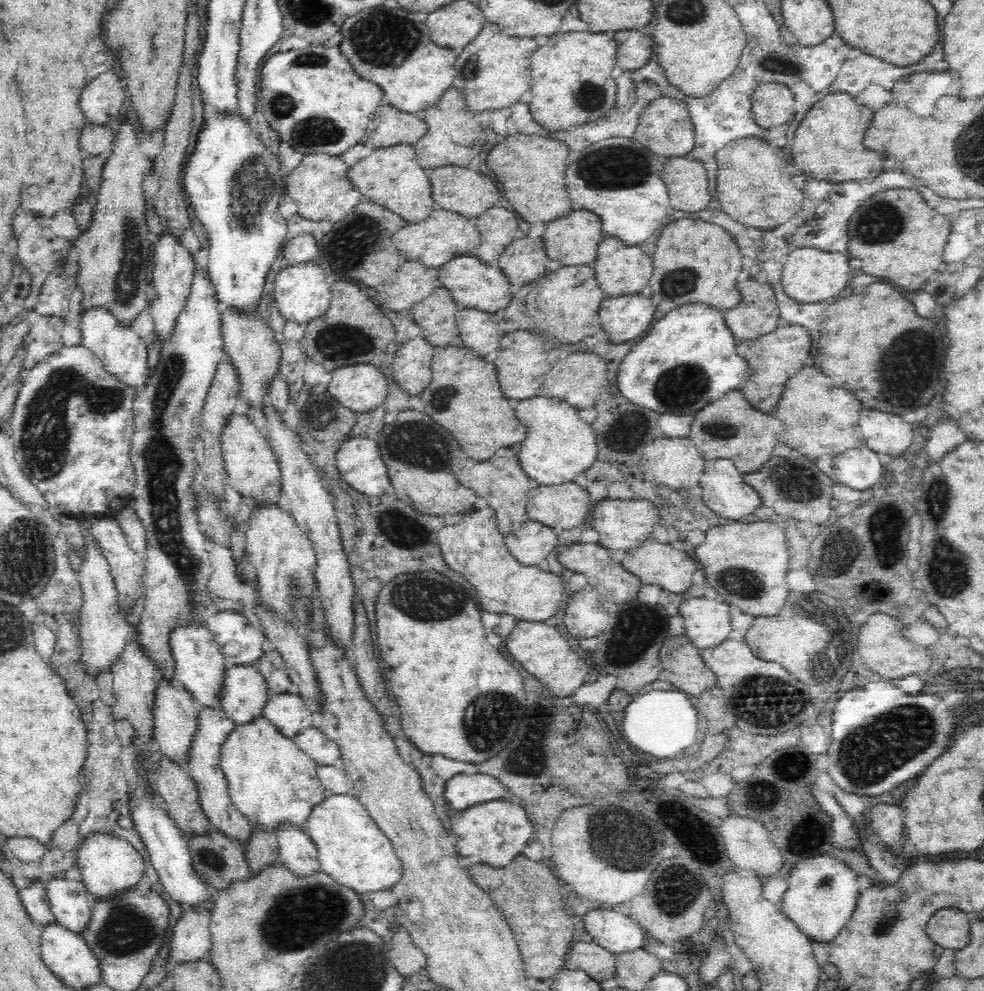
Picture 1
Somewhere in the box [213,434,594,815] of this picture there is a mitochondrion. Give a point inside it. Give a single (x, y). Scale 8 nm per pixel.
(490, 713)

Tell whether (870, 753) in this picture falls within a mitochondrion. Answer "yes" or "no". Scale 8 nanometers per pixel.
yes

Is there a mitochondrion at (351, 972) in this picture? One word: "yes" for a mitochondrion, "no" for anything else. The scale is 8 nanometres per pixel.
yes

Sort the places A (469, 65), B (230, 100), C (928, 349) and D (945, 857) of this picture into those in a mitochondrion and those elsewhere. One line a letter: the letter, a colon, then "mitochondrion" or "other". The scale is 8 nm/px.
A: mitochondrion
B: other
C: other
D: other

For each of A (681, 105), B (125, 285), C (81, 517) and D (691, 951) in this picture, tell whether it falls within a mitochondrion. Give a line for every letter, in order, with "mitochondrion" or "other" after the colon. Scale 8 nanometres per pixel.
A: other
B: mitochondrion
C: other
D: other

